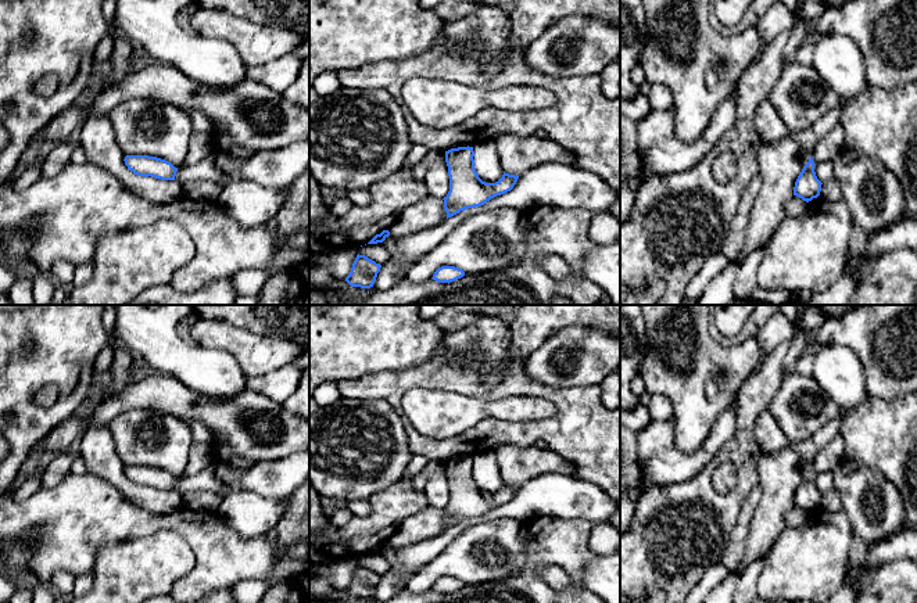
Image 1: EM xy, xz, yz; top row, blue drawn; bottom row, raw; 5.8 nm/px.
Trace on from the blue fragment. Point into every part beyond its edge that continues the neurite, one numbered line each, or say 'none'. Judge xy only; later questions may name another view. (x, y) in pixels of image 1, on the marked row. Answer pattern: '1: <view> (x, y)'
none

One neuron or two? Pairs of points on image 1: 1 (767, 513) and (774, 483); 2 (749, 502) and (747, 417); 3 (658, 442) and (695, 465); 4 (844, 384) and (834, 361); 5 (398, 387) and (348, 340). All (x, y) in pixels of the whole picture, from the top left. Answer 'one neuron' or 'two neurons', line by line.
1: one neuron
2: two neurons
3: one neuron
4: one neuron
5: two neurons

